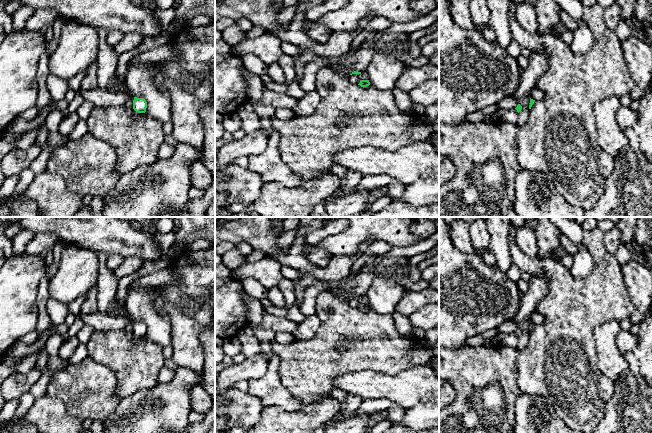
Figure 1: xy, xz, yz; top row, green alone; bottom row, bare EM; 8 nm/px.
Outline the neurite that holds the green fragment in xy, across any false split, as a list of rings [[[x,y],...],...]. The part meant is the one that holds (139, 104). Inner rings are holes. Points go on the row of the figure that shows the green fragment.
[[[134,97],[133,109],[138,113],[145,113],[147,108],[147,102],[144,98]]]

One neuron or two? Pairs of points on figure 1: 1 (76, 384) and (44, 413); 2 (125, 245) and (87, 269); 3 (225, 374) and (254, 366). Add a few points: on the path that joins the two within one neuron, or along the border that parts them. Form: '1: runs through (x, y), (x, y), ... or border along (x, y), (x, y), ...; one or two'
1: border along (46, 394), (57, 397), (67, 411), (75, 416); two
2: border along (75, 243), (94, 249), (97, 252); two
3: runs through (232, 374), (247, 369); one

